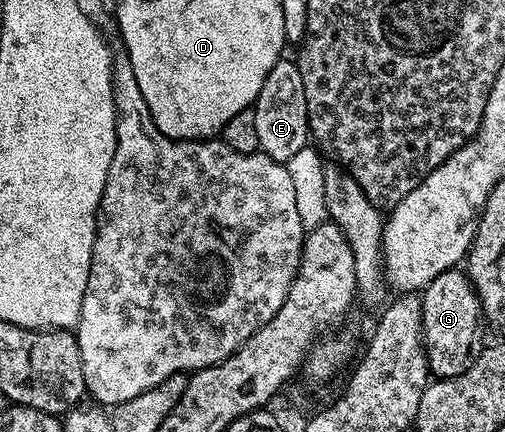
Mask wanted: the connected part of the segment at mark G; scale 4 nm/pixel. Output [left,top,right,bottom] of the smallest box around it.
[420,269,483,379]

